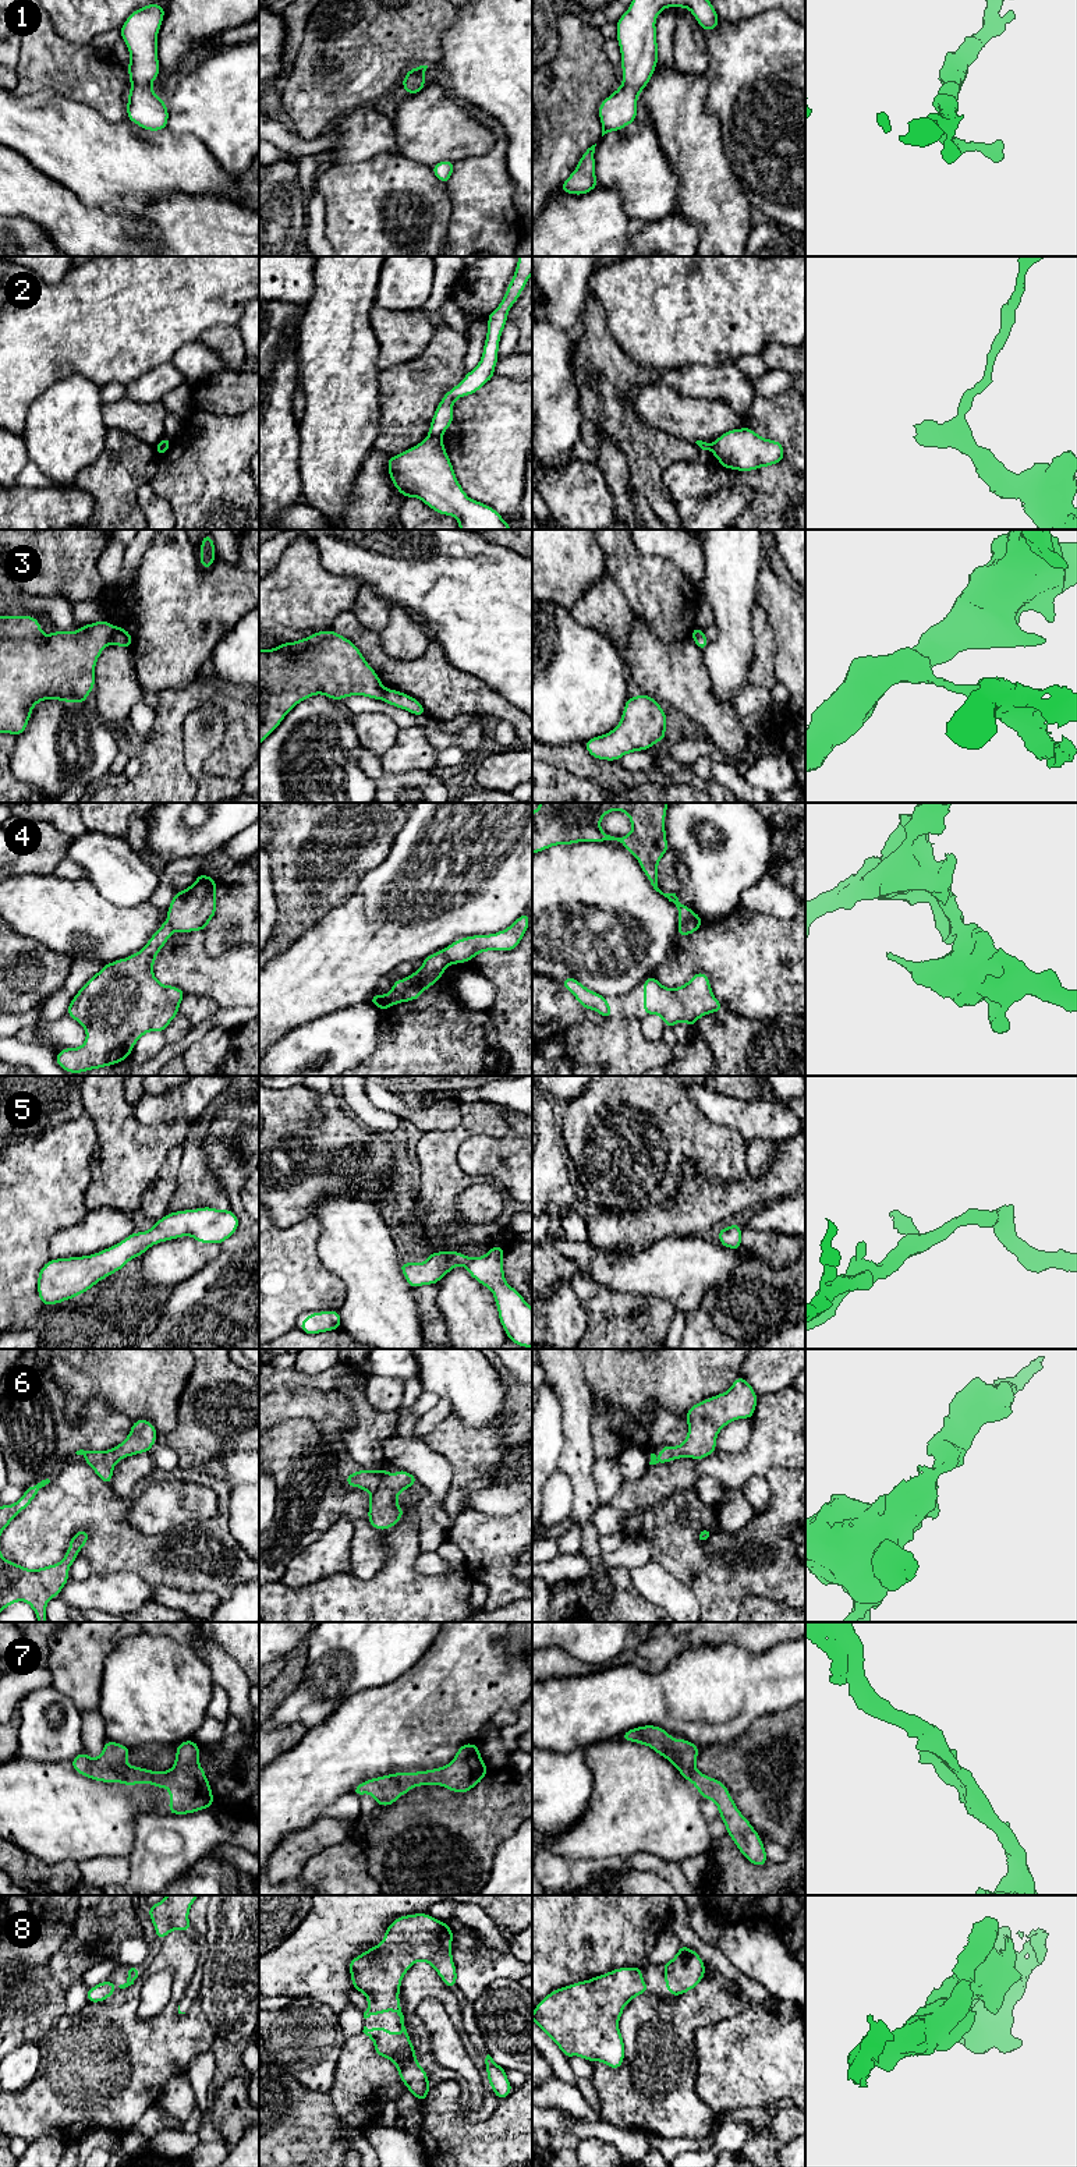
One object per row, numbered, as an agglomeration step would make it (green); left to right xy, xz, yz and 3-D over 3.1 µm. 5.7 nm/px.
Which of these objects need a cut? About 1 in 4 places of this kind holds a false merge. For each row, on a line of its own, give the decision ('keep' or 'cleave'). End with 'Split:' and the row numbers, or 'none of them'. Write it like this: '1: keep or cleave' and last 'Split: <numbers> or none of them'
1: keep
2: cleave
3: cleave
4: cleave
5: keep
6: keep
7: keep
8: keep
Split: 2, 3, 4

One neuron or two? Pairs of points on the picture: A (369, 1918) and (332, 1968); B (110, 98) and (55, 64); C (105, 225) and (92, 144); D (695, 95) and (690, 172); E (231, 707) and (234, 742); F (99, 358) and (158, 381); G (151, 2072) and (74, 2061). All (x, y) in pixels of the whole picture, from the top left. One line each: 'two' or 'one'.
A: one
B: one
C: two
D: one
E: one
F: two
G: one

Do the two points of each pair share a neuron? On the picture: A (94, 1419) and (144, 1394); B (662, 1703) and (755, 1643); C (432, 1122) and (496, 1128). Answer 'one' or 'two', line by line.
A: two
B: two
C: two

